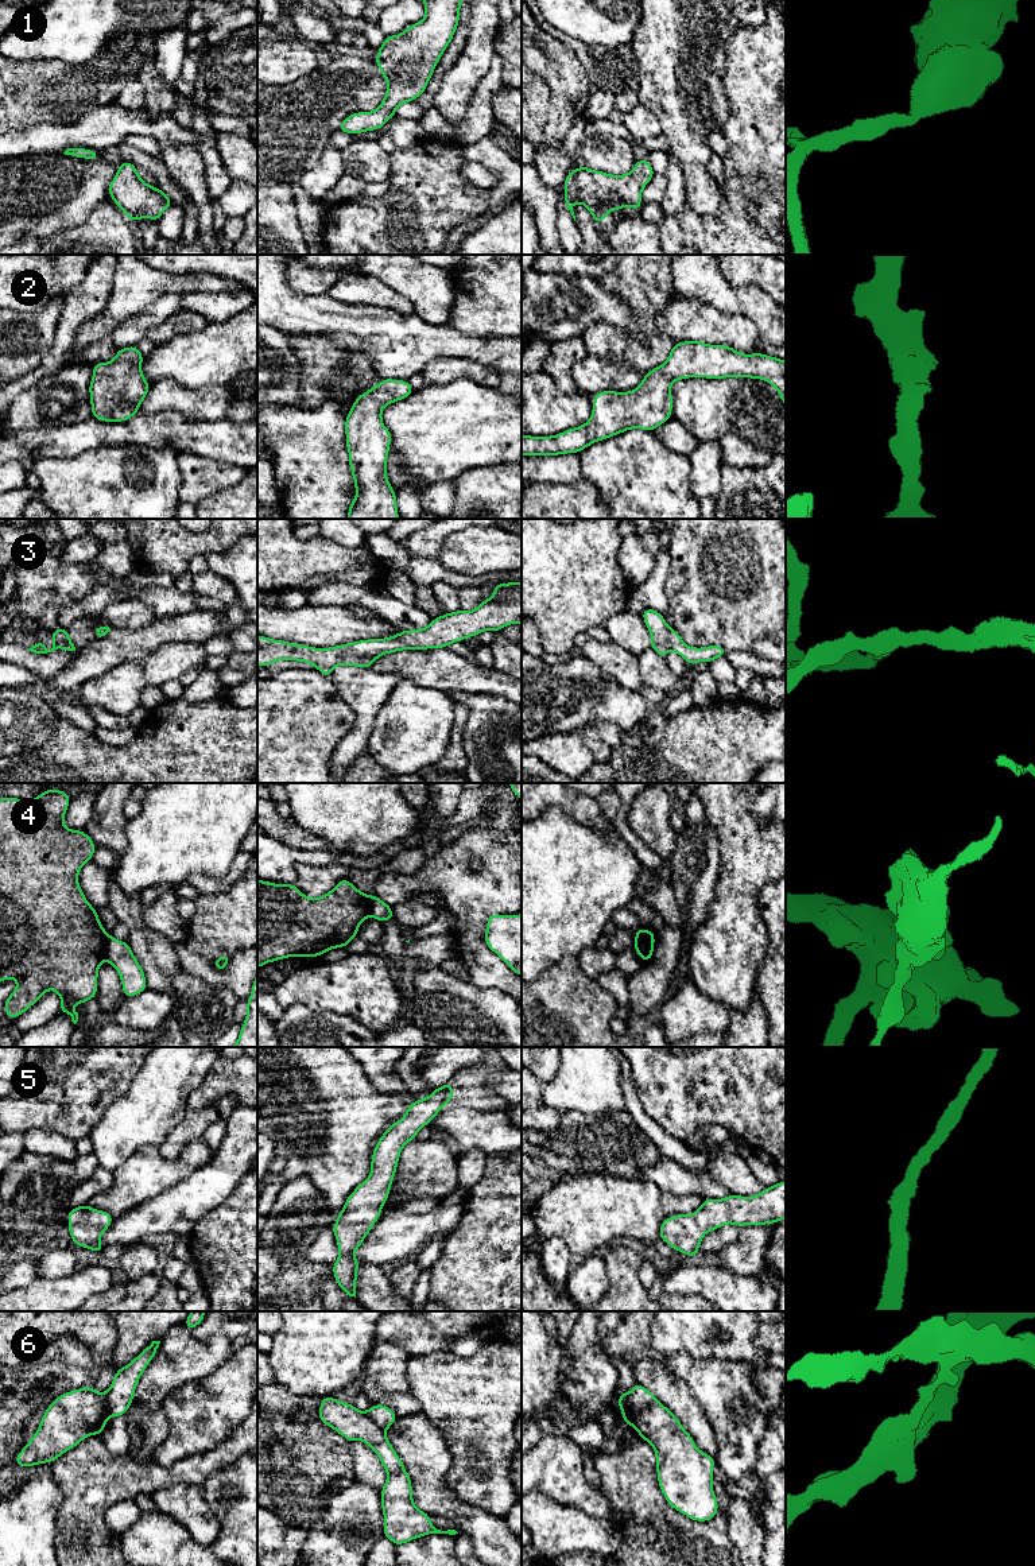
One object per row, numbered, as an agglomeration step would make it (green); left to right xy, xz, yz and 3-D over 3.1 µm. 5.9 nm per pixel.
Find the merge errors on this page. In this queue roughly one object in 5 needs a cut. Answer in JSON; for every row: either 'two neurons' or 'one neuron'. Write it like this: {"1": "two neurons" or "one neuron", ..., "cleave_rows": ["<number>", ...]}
{"1": "one neuron", "2": "one neuron", "3": "two neurons", "4": "two neurons", "5": "one neuron", "6": "two neurons", "cleave_rows": ["3", "4", "6"]}

